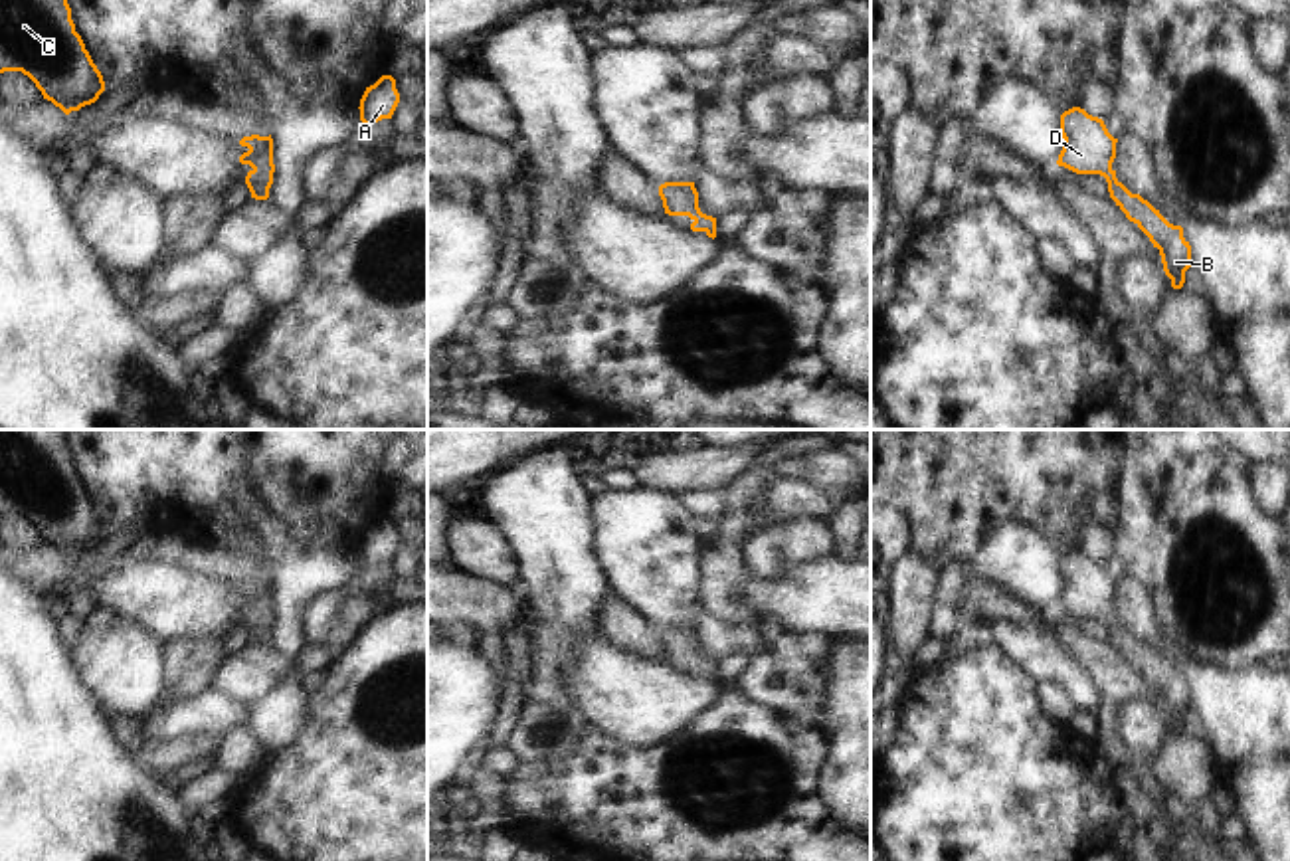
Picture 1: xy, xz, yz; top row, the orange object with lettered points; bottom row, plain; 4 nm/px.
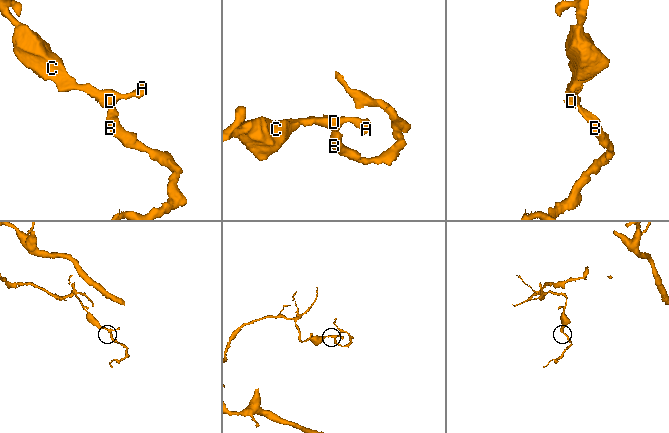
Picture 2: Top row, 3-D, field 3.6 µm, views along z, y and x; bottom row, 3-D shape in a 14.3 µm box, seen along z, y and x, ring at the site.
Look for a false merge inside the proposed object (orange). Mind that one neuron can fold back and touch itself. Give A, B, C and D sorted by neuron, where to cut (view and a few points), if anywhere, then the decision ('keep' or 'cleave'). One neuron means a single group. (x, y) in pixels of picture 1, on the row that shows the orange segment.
A B C D | no cut | keep

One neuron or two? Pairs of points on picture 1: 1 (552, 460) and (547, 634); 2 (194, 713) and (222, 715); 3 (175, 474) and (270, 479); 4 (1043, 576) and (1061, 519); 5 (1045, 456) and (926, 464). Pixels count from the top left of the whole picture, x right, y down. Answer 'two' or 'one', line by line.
1: one
2: one
3: two
4: two
5: one

